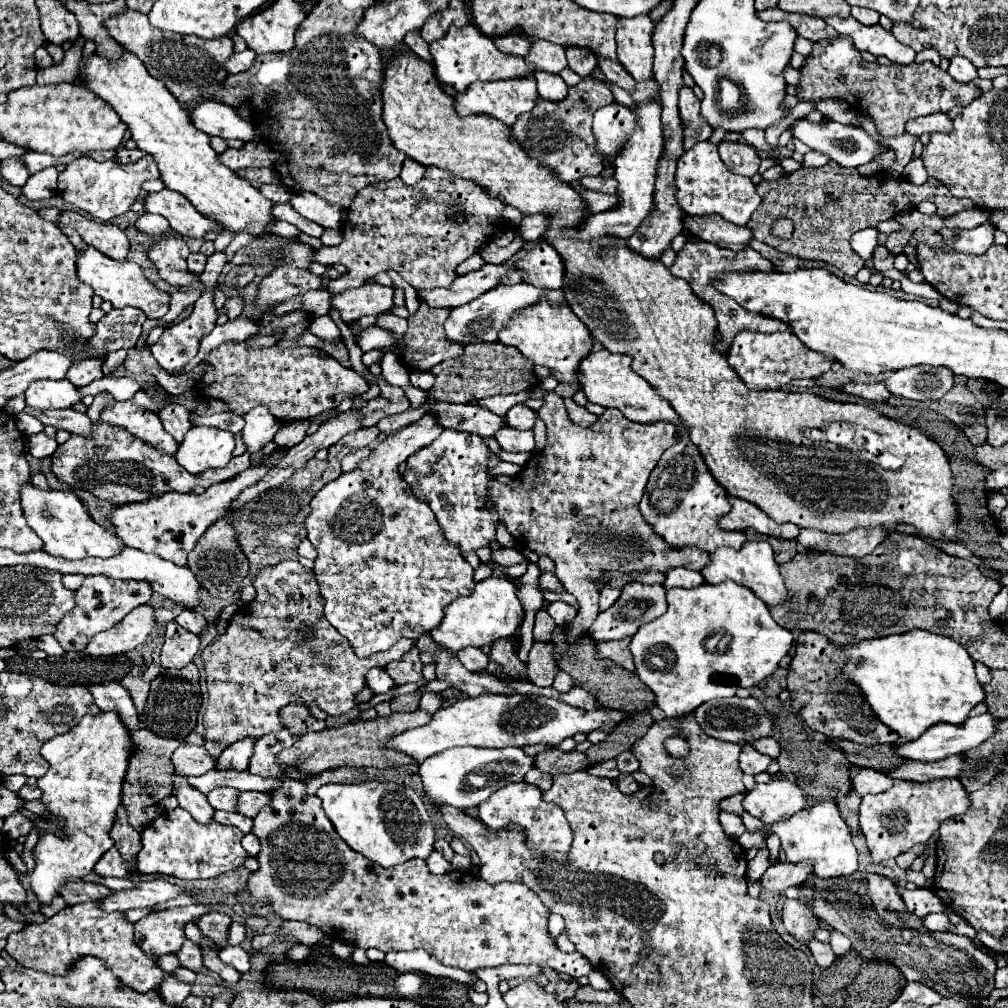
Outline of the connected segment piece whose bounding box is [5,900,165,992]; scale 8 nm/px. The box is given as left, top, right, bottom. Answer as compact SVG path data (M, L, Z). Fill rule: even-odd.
M93 900L93 902L85 902L85 904L75 904L75 906L67 906L61 912L57 912L53 918L49 918L43 924L29 924L25 926L21 932L13 934L7 938L7 946L5 950L21 964L31 966L35 970L41 972L49 972L49 974L65 974L65 970L69 968L69 964L73 960L77 960L79 956L97 956L101 960L105 960L105 964L113 970L113 974L127 986L131 986L137 992L149 992L153 988L157 988L161 984L163 978L163 968L157 964L159 956L149 956L147 952L141 952L141 946L133 940L133 922L127 920L125 912L105 912L101 908L101 900Z

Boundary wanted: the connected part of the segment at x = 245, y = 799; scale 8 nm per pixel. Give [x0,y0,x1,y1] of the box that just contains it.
[237,792,271,818]

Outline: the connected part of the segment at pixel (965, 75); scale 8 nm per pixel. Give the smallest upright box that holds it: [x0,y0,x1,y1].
[947,56,977,82]

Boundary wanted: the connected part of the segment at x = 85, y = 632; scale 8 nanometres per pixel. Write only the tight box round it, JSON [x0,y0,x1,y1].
[53,576,151,652]

